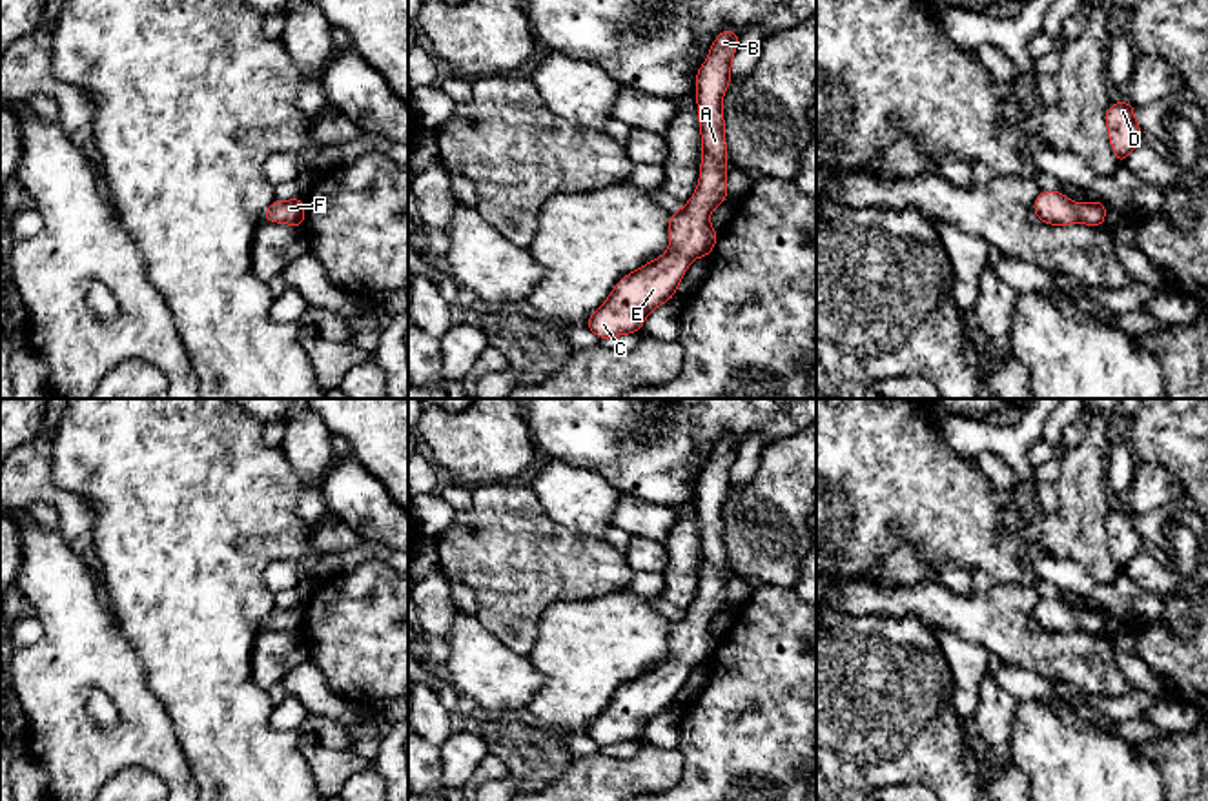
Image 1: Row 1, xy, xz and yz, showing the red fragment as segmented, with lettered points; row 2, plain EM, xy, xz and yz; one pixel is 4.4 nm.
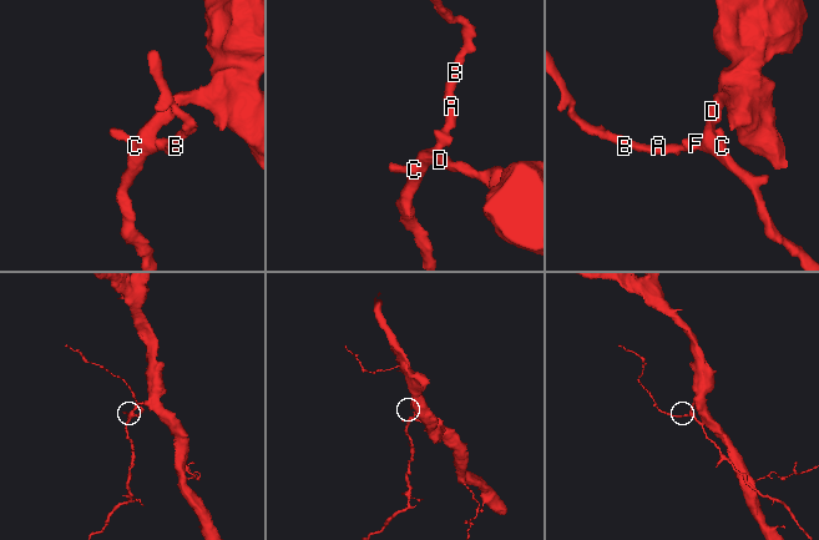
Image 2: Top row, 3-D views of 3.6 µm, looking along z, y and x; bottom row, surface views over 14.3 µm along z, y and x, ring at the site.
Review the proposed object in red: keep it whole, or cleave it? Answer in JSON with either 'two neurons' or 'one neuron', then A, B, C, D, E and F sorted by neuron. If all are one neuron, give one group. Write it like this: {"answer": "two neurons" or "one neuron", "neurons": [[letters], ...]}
{"answer": "one neuron", "neurons": [["A", "B", "C", "D", "E", "F"]]}

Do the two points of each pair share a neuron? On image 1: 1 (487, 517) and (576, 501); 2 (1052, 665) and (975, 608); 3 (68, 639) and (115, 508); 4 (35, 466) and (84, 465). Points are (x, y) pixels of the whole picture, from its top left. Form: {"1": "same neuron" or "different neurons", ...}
{"1": "different neurons", "2": "same neuron", "3": "different neurons", "4": "different neurons"}

